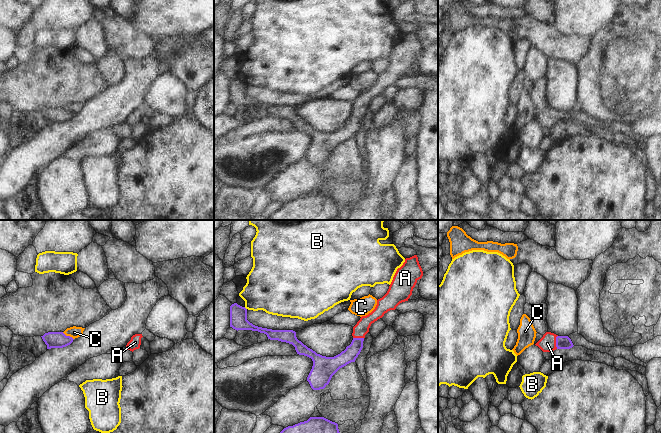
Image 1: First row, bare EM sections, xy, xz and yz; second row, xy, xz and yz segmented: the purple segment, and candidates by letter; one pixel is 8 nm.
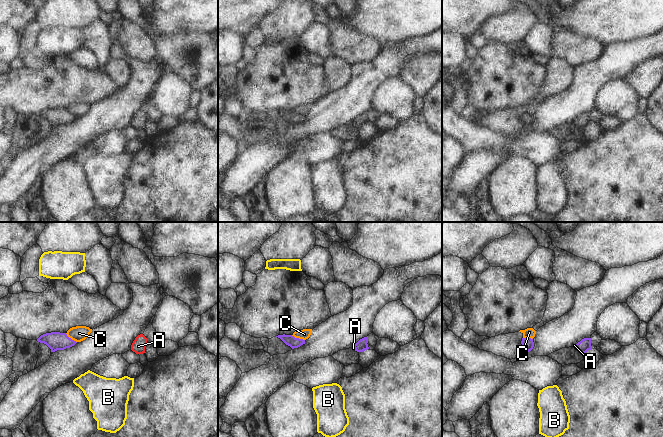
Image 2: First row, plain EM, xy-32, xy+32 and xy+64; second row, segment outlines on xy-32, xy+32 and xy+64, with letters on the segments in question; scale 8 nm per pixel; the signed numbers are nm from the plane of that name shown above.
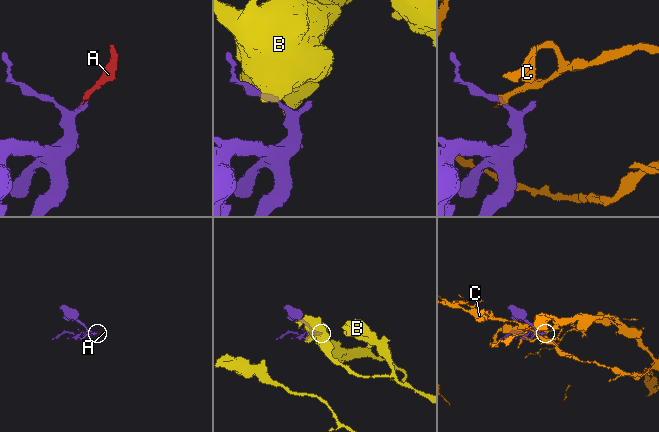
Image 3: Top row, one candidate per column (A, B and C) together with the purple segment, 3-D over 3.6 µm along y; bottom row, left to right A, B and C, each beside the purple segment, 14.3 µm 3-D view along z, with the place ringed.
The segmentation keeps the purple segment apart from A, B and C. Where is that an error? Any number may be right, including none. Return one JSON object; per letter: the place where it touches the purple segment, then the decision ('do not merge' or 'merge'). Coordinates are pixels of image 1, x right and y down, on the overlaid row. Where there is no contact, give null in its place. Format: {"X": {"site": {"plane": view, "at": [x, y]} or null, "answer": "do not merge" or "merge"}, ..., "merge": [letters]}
{"A": {"site": {"plane": "yz", "at": [556, 342]}, "answer": "merge"}, "B": {"site": {"plane": "xz", "at": [245, 308]}, "answer": "do not merge"}, "C": {"site": {"plane": "xy", "at": [68, 336]}, "answer": "do not merge"}, "merge": ["A"]}

